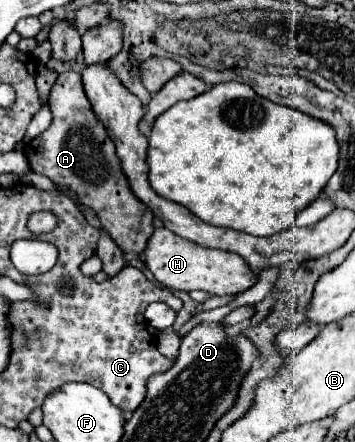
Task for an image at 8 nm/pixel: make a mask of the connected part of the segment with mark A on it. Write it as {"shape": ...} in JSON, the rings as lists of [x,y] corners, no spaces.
{"shape":[[[69,70],[59,74],[49,94],[49,108],[51,126],[25,146],[29,168],[73,192],[77,196],[77,206],[81,210],[93,210],[101,228],[123,252],[141,254],[155,230],[153,212],[133,194],[129,180],[125,180],[121,160],[115,154],[115,144],[109,138],[107,128],[93,114],[79,72]]]}

